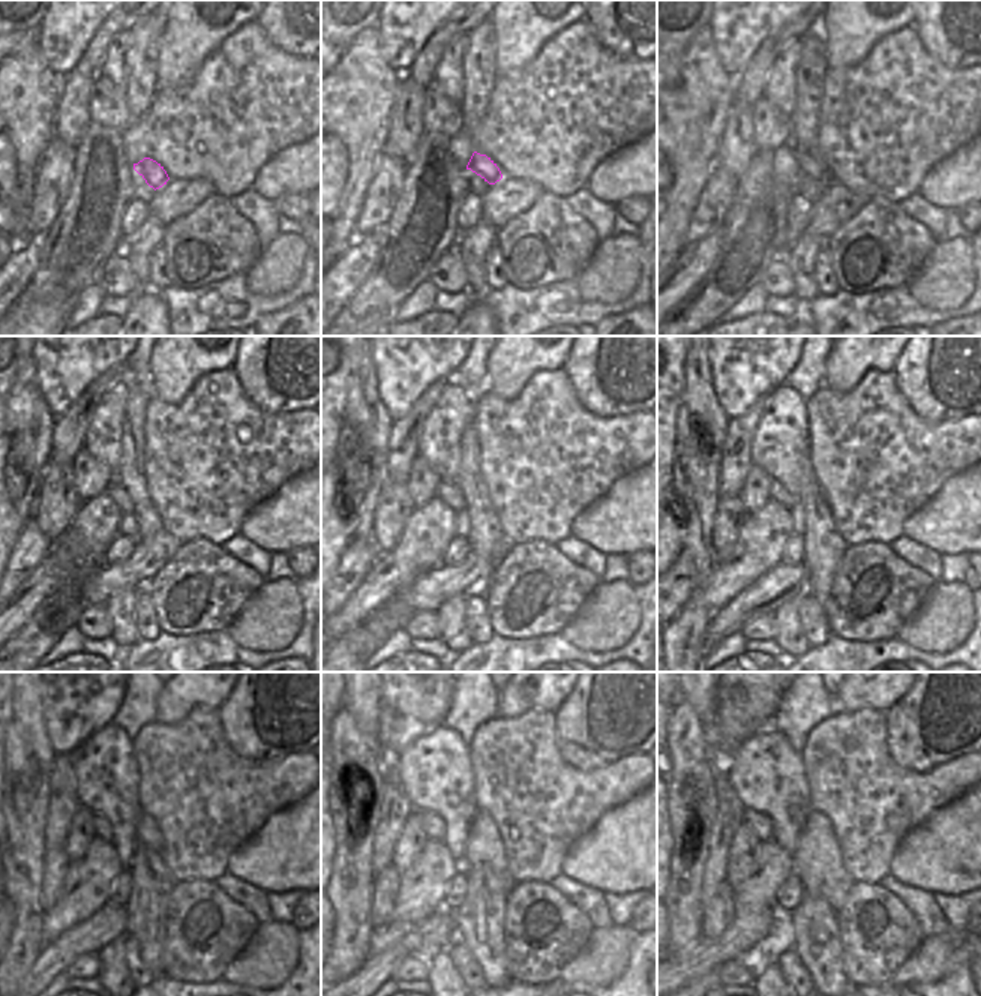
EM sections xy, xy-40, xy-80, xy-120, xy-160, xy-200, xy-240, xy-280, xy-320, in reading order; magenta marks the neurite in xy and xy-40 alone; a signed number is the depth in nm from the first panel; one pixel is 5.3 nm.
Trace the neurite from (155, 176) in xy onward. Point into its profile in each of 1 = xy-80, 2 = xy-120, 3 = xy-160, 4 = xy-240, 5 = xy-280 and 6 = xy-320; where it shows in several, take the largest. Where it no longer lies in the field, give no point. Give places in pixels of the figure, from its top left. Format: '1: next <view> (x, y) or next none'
1: next xy-80 (815, 168)
2: next xy-120 (117, 494)
3: next xy-160 (452, 495)
4: next xy-240 (102, 828)
5: next xy-280 (432, 825)
6: next xy-320 (762, 827)

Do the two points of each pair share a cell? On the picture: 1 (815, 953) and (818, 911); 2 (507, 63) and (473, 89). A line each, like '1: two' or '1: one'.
1: one
2: two

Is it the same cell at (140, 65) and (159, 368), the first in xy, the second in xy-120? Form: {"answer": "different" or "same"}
{"answer": "different"}

